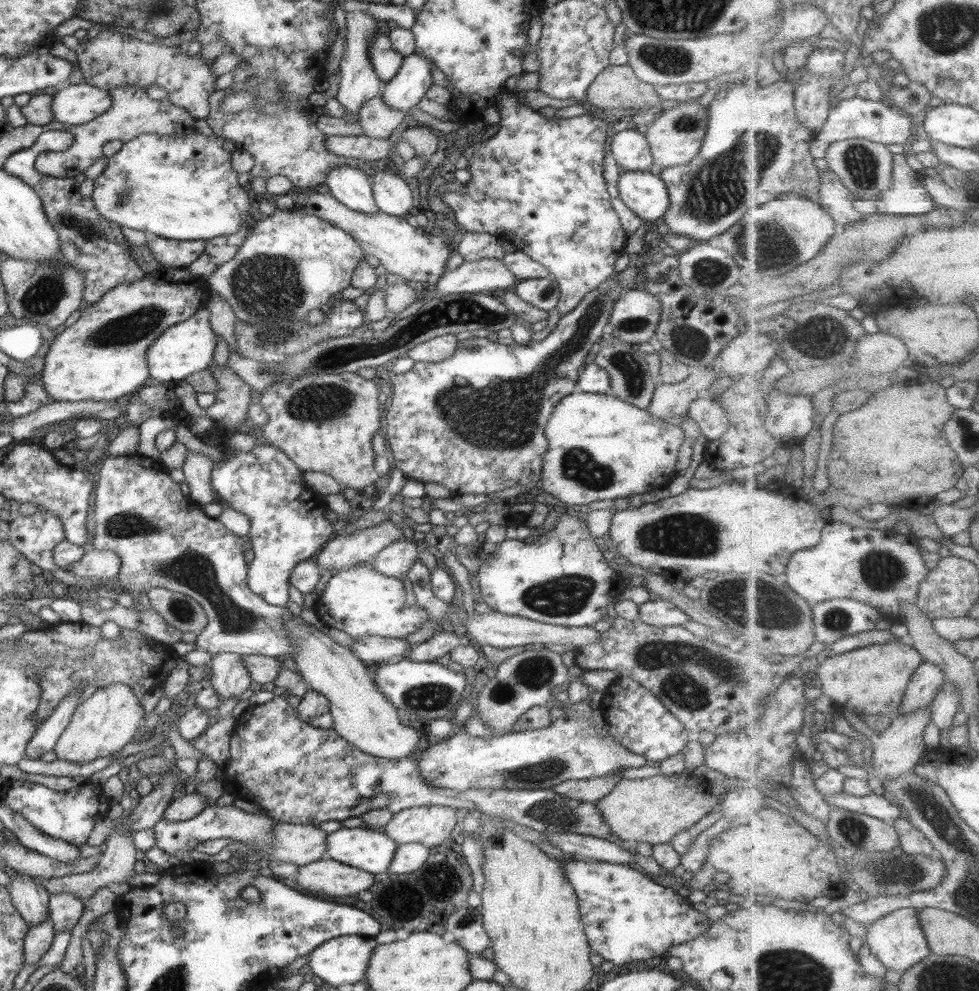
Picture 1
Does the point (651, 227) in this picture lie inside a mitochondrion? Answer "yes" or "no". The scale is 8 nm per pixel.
no

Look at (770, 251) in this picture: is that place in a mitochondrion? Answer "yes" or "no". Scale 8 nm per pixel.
yes

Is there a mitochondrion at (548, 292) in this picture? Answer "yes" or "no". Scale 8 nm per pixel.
yes

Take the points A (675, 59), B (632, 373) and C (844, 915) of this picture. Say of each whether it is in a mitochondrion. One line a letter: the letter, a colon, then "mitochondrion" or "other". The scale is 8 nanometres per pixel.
A: mitochondrion
B: mitochondrion
C: other

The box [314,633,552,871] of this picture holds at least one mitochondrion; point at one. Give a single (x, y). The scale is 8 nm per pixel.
(429, 696)

